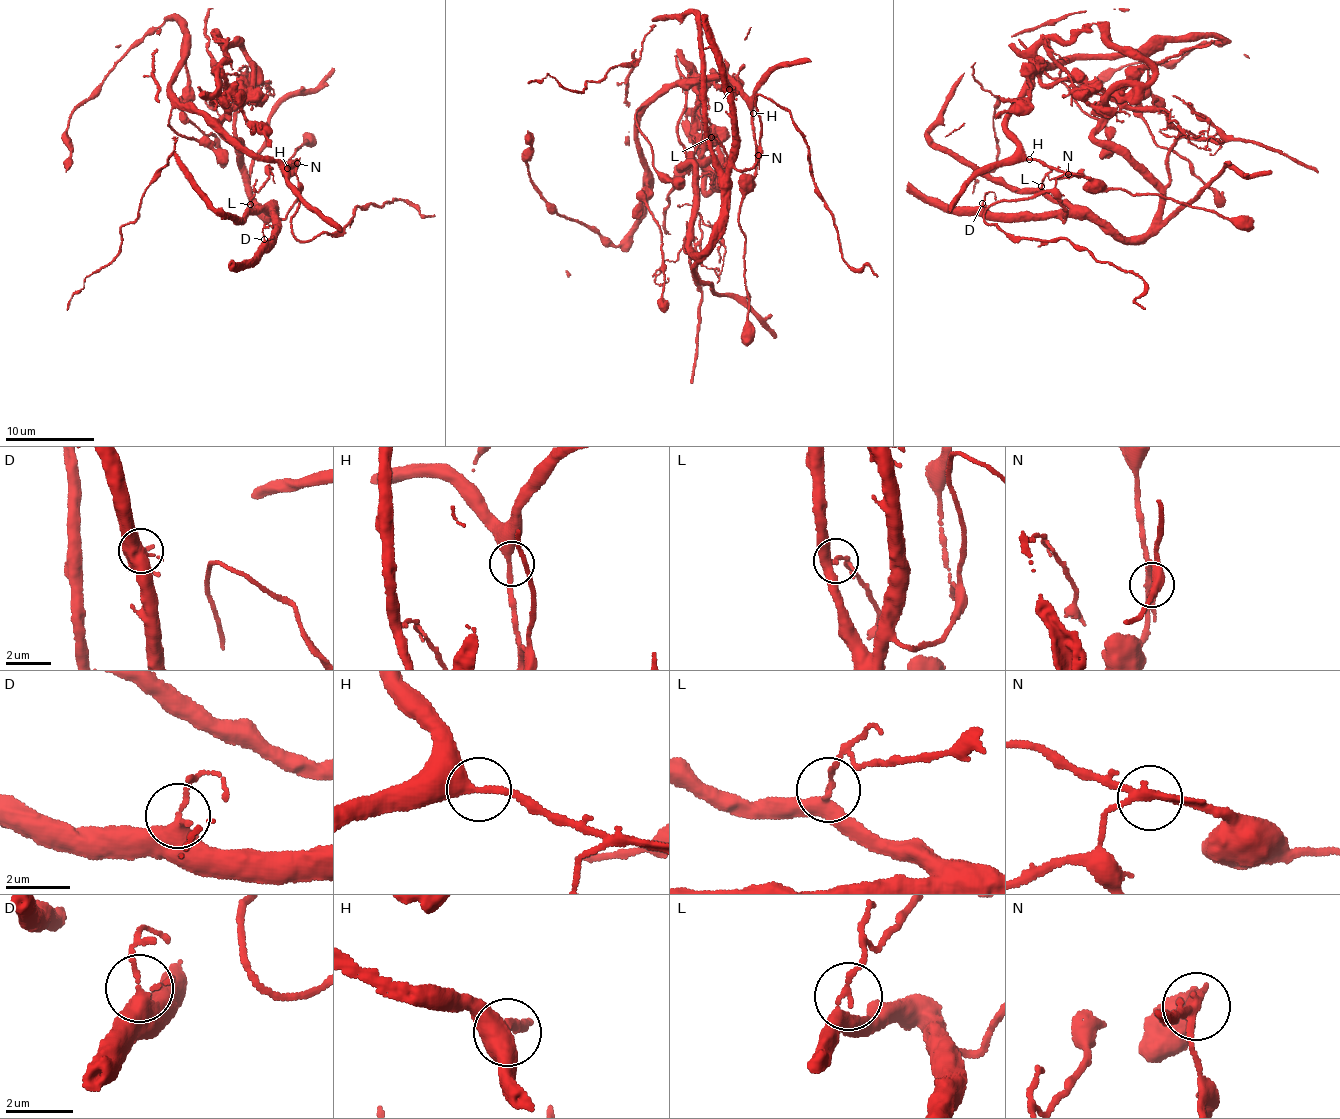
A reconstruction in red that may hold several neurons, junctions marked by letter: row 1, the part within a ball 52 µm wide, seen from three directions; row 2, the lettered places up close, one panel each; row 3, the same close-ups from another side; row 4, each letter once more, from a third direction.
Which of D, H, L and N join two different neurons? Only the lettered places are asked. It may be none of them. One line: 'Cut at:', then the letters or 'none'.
Cut at: N

